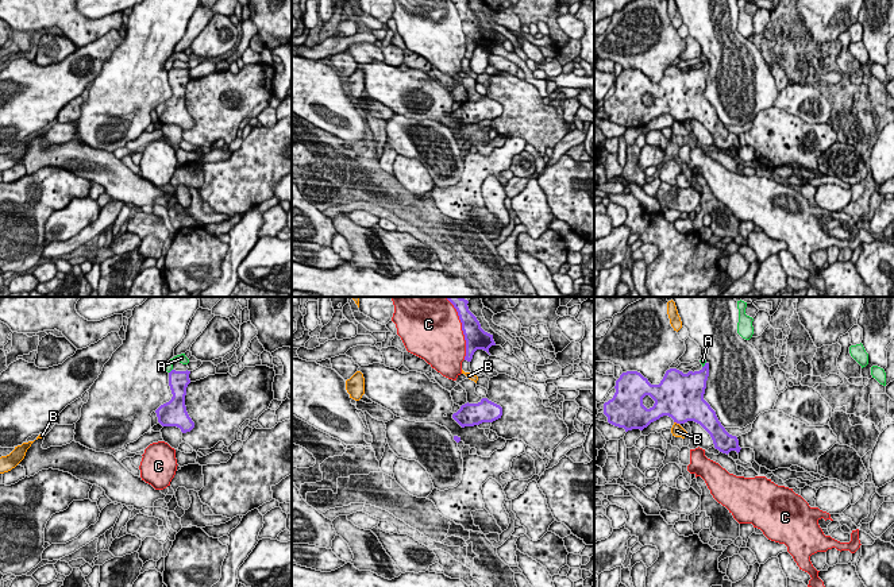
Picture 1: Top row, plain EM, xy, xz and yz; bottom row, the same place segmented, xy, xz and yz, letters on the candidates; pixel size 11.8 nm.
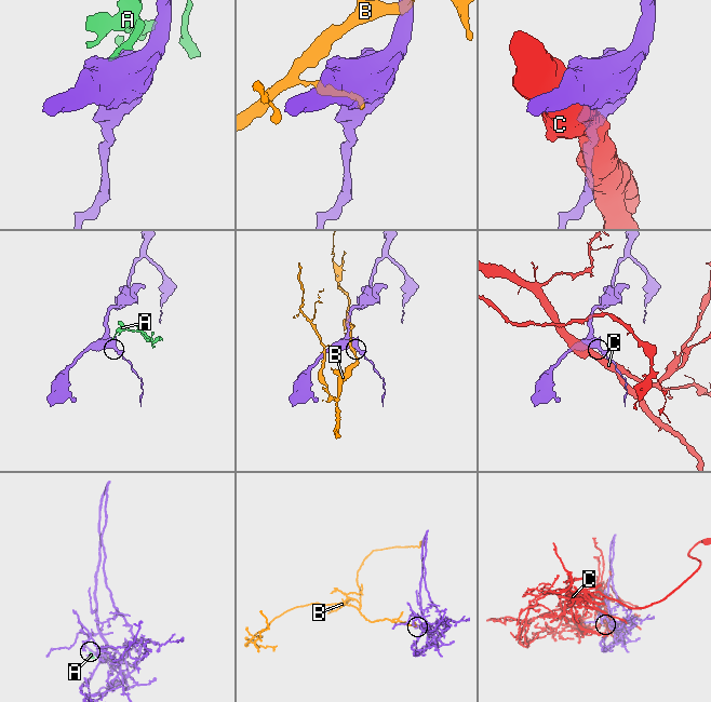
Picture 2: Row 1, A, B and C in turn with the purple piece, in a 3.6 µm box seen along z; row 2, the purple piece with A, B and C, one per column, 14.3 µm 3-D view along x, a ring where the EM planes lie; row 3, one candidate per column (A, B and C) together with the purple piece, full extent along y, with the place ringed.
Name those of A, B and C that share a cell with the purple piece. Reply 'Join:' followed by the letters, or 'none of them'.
Join: none of them

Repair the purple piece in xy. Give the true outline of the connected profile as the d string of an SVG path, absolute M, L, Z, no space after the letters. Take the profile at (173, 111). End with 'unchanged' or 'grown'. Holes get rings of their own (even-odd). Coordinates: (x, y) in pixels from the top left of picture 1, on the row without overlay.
M176 69L169 70L169 84L172 88L172 97L161 103L155 111L158 120L162 124L177 124L182 131L190 130L194 125L194 120L189 115L185 104L186 85L190 81L190 69Z | unchanged

